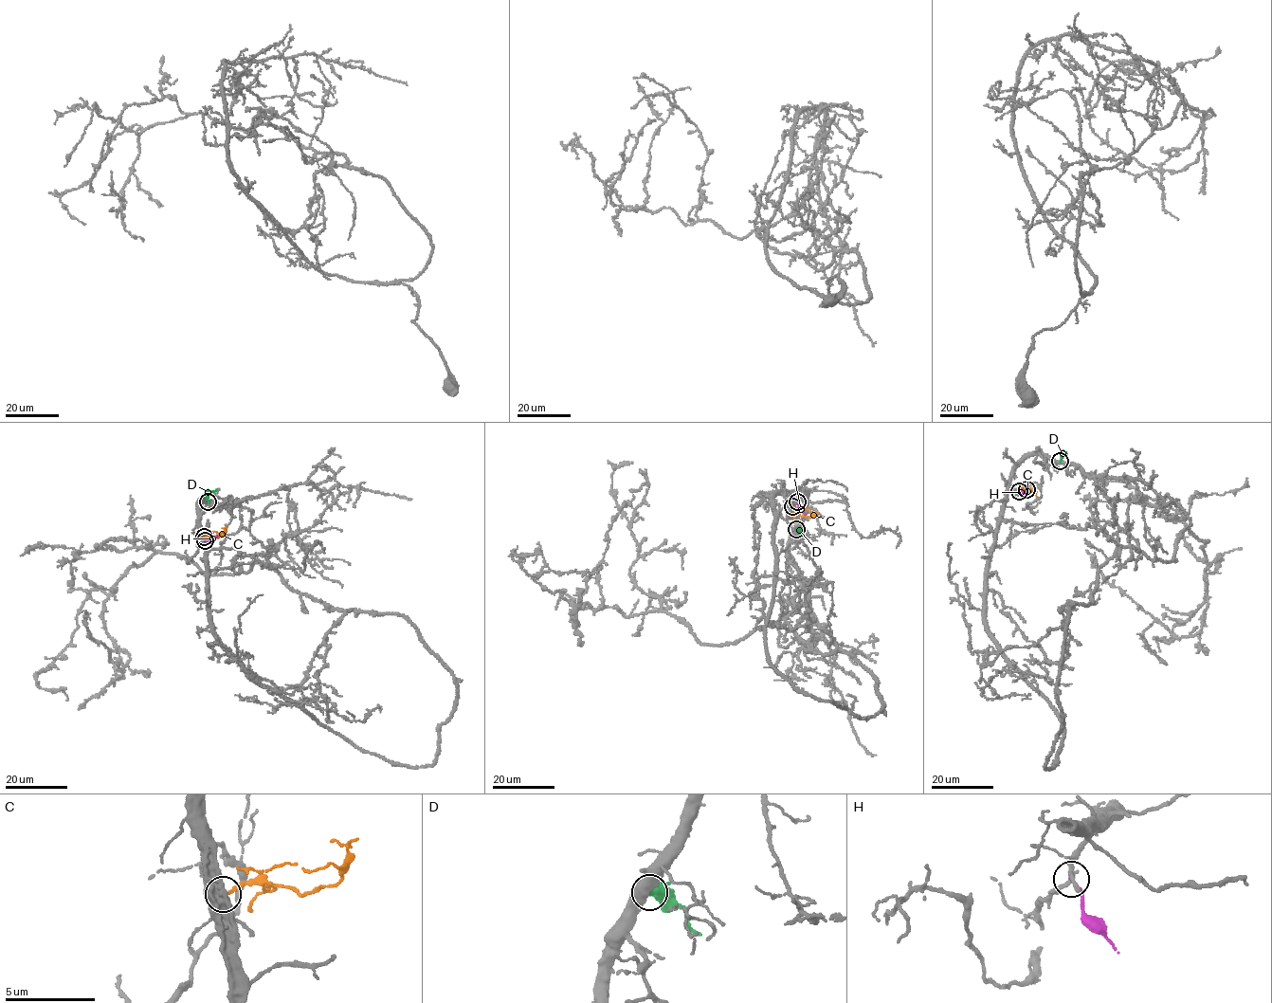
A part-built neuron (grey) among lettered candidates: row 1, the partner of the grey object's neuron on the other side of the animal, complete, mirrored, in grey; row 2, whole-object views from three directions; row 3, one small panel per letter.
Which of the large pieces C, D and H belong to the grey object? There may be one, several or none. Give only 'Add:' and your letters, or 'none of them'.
Add: C

